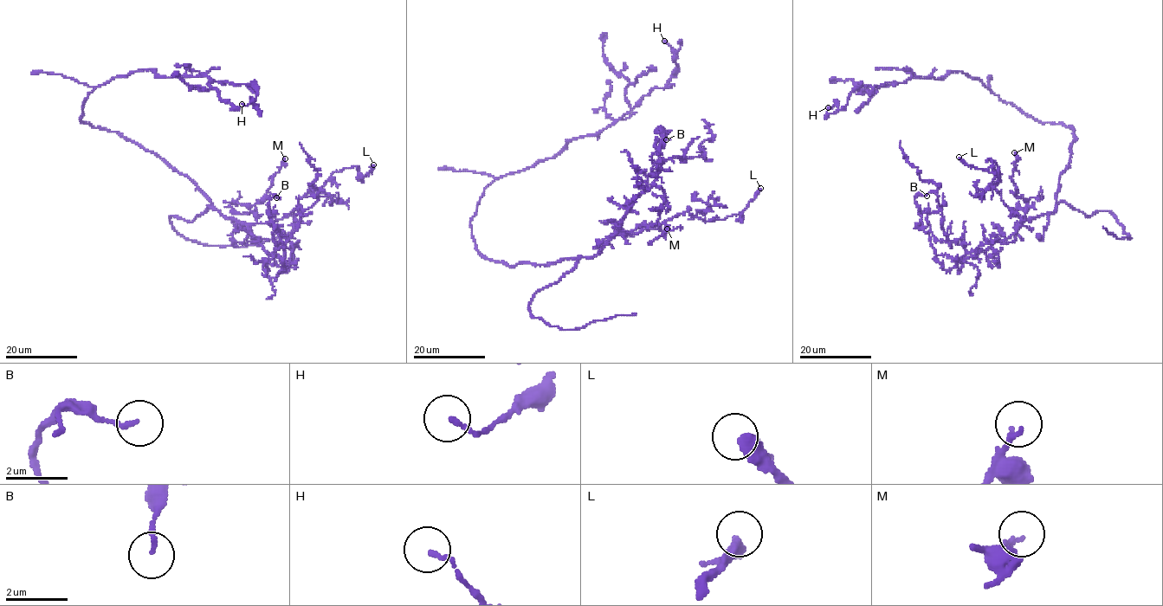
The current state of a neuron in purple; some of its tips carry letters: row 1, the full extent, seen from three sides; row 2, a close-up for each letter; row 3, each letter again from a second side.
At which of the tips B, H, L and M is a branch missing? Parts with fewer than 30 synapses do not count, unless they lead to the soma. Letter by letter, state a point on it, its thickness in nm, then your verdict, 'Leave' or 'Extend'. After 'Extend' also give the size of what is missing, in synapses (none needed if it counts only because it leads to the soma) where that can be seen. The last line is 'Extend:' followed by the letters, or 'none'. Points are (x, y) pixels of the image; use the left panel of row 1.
B: Place: (276, 197). Thickness 120 nm. Leave
H: Place: (242, 104). Thickness 130 nm. Leave
L: Place: (373, 164). Thickness 320 nm. Leave
M: Place: (285, 158). Thickness 170 nm. Leave
Extend: none

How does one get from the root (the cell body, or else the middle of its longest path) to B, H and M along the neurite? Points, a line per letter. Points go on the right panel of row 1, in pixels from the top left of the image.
B: (1075, 140), (1061, 175), (1056, 210), (1025, 220), (1009, 236), (948, 270), (936, 258), (914, 199), (927, 196)
H: (1075, 140), (1073, 128), (1030, 118), (961, 72), (860, 87), (843, 107), (828, 107)
M: (1075, 140), (1061, 175), (1056, 210), (1027, 220), (1023, 219), (1028, 204), (1017, 195), (1011, 180), (1014, 152)

